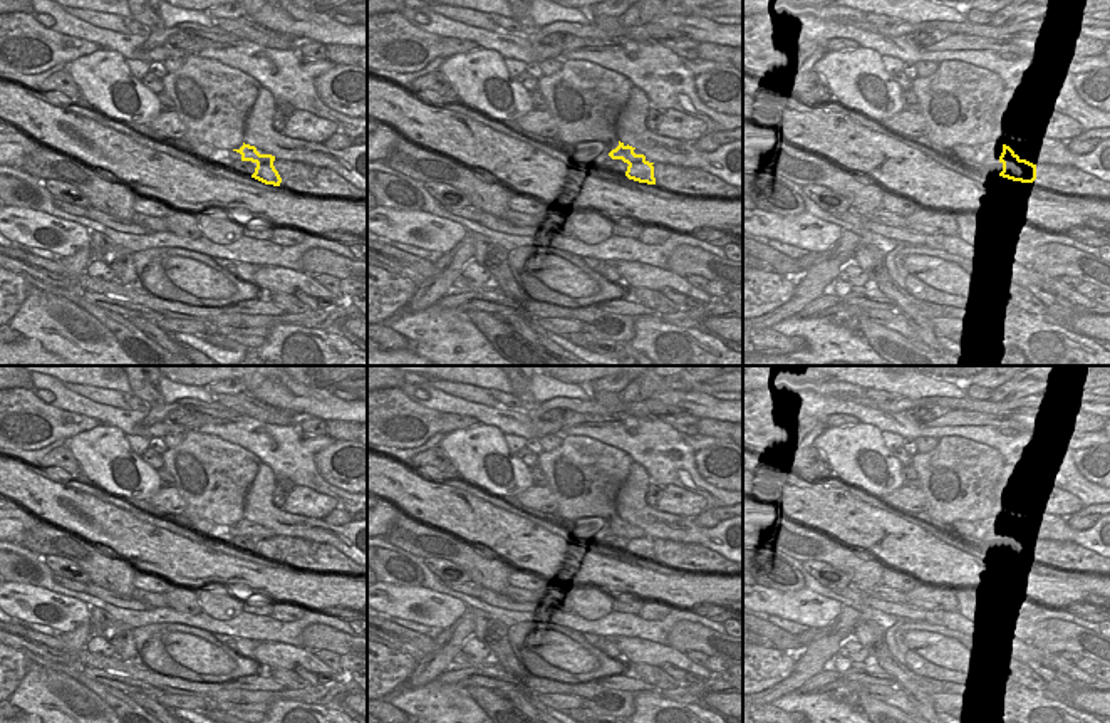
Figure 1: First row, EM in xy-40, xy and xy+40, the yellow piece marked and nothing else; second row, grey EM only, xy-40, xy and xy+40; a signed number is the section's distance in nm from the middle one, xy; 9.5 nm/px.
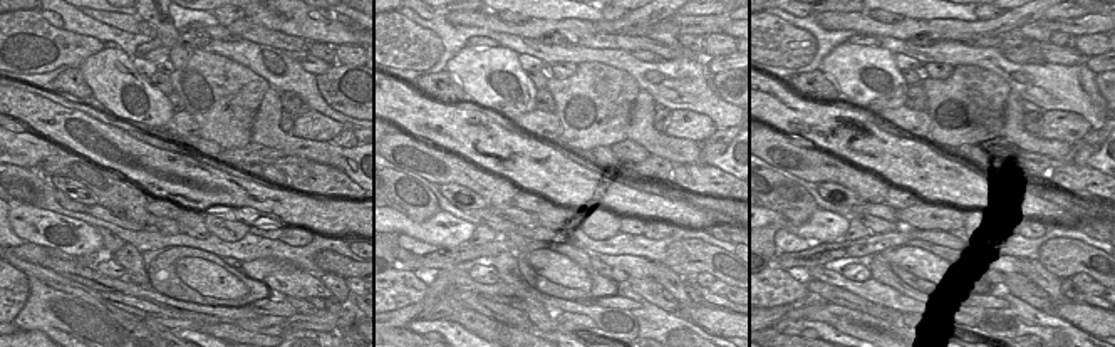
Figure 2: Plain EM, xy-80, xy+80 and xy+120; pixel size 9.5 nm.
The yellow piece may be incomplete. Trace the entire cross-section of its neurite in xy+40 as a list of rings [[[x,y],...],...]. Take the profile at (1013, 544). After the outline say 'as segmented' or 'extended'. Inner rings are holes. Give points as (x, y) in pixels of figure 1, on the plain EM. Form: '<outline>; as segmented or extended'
[[[1003,520],[1003,528],[999,532],[999,538],[1003,540],[1003,547],[999,552],[1021,557],[1033,559],[1036,555],[1036,540],[1021,535],[1009,522]]]; as segmented

